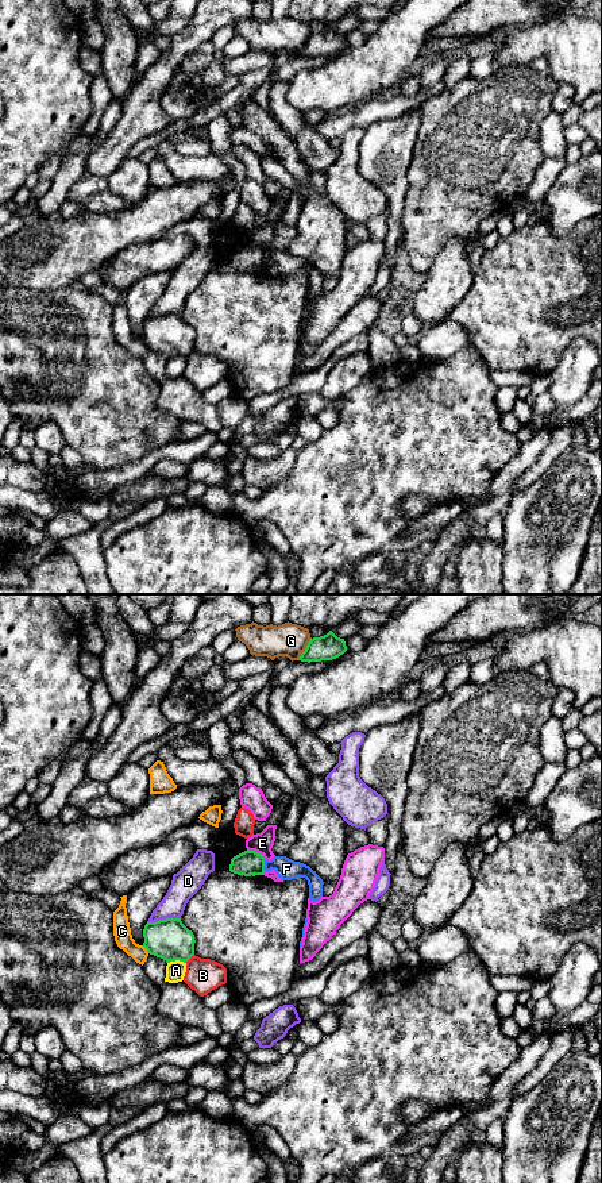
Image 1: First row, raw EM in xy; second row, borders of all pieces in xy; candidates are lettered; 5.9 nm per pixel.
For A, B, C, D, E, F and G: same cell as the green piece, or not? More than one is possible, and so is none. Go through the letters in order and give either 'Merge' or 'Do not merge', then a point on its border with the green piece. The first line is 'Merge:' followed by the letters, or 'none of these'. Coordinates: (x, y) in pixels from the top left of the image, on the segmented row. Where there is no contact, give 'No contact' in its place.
Merge: none of these
A: Do not merge. Touches green at xy (176, 959)
B: Do not merge. Touches green at xy (189, 958)
C: Do not merge. Touches green at xy (146, 948)
D: Do not merge. Touches green at xy (163, 920)
E: Do not merge. Touches green at xy (257, 852)
F: Do not merge. Touches green at xy (263, 864)
G: Do not merge. Touches green at xy (305, 648)

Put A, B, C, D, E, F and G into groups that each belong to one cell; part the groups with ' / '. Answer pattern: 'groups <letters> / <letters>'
groups A / B / C / D / E / F / G

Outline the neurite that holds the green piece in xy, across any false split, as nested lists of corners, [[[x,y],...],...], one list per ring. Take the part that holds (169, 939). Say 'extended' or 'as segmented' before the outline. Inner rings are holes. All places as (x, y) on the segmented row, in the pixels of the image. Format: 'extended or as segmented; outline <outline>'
as segmented; outline [[[166,918],[147,922],[143,929],[143,947],[150,955],[163,959],[166,963],[186,963],[194,955],[194,935],[181,918]]]

